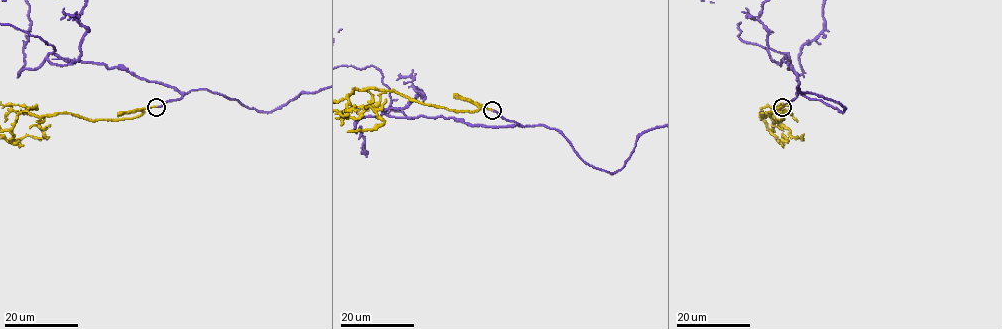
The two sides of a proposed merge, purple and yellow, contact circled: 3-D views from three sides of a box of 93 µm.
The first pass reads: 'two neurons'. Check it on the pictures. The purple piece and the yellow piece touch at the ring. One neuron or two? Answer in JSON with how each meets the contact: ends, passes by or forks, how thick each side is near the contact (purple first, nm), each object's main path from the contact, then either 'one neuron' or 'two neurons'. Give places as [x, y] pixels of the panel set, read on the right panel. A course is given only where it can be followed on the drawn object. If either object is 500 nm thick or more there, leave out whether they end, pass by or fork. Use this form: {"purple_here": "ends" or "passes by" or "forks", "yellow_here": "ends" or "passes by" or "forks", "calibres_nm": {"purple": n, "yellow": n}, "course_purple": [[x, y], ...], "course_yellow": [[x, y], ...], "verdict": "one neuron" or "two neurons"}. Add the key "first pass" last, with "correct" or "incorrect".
{"purple_here": "ends", "yellow_here": "ends", "calibres_nm": {"purple": 200, "yellow": 220}, "course_yellow": [[781, 107], [781, 120], [760, 114], [777, 139], [787, 141], [782, 134], [793, 128], [775, 129], [775, 142]], "verdict": "two neurons", "first pass": "correct"}

